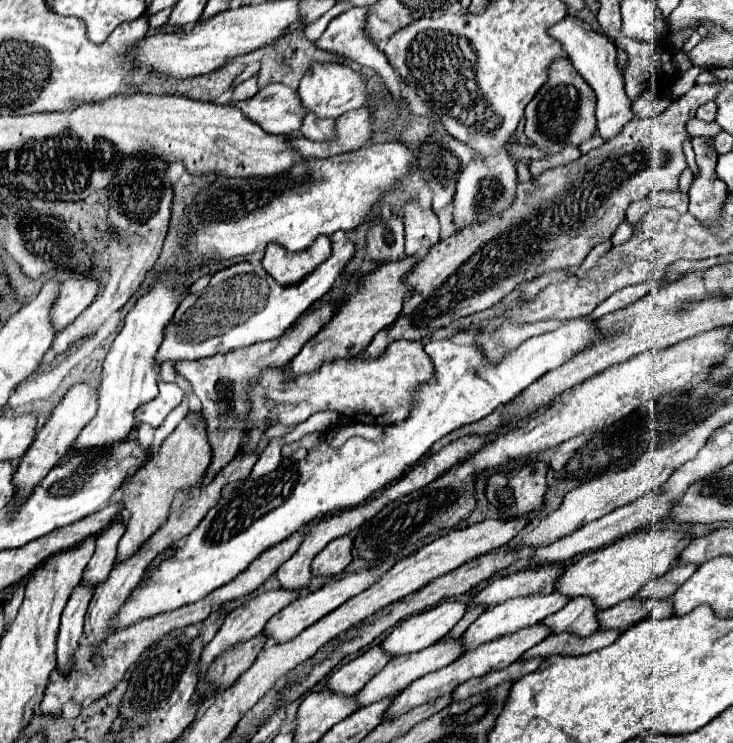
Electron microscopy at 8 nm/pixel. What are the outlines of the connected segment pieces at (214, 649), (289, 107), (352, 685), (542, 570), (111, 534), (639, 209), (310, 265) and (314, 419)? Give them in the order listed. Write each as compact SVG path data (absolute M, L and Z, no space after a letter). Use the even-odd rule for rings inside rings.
M286 589L266 591L266 593L260 593L258 597L252 597L250 601L246 601L246 603L240 605L238 609L234 609L234 611L226 617L226 621L224 621L224 625L220 627L220 631L216 633L216 637L204 647L202 657L200 657L200 667L202 667L202 669L208 669L208 665L210 665L218 655L222 655L228 647L232 647L232 645L236 645L236 643L240 643L240 641L248 641L248 639L256 637L258 633L262 633L262 629L264 629L264 625L268 623L268 619L270 619L272 615L276 615L280 609L284 609L286 605L290 605L296 597L300 597L300 595L298 595L298 593L288 593Z
M280 83L266 85L254 97L238 101L236 107L246 115L246 119L272 135L292 135L300 129L306 113L296 91Z
M374 645L350 663L338 667L328 679L328 689L342 695L356 695L390 659L392 655L384 653L382 645Z
M540 565L540 567L532 567L532 569L522 569L522 571L516 571L512 575L506 575L506 577L500 577L500 579L494 579L488 583L488 587L484 591L480 591L476 595L476 599L470 603L476 605L476 603L482 603L486 607L494 607L498 603L504 603L506 599L512 599L512 597L518 597L518 595L534 595L534 593L542 593L542 595L548 595L548 593L554 593L556 589L556 581L558 577L564 573L564 567L562 565Z
M114 521L112 525L108 525L108 529L104 529L104 533L100 533L100 537L96 539L96 551L84 569L84 583L96 587L108 577L116 563L116 547L120 537L124 535L124 529L126 525L122 521Z
M644 199L644 201L638 201L638 203L632 203L630 207L628 207L628 211L626 211L626 217L628 217L628 221L632 223L632 225L636 225L642 217L644 217L644 213L650 209L650 203L648 203L648 199Z
M316 237L316 241L304 249L304 251L286 251L280 245L270 243L266 247L266 255L262 259L264 271L276 279L280 285L296 285L296 281L302 281L320 261L324 261L330 253L330 241L328 237Z
M320 411L316 415L312 415L308 421L296 425L290 433L284 435L284 443L294 443L300 441L304 435L308 433L316 433L316 431L326 431L338 425L338 413L336 411Z

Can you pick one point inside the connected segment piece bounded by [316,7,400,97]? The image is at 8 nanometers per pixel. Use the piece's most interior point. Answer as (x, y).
(345, 34)

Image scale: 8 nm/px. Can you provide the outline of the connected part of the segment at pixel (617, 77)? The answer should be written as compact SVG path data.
M568 15L568 17L564 17L564 21L552 25L552 29L548 29L548 35L562 45L562 49L568 53L568 59L576 67L576 71L594 89L598 133L604 139L614 137L630 119L634 119L634 113L630 109L630 99L624 93L624 77L616 69L616 47L614 47L614 43L606 35L596 33L586 21L582 21L580 17L572 17L572 15Z

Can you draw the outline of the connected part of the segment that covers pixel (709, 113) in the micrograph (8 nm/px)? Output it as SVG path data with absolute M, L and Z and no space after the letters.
M714 101L704 103L700 109L696 109L696 117L706 123L712 123L716 119L716 103Z

